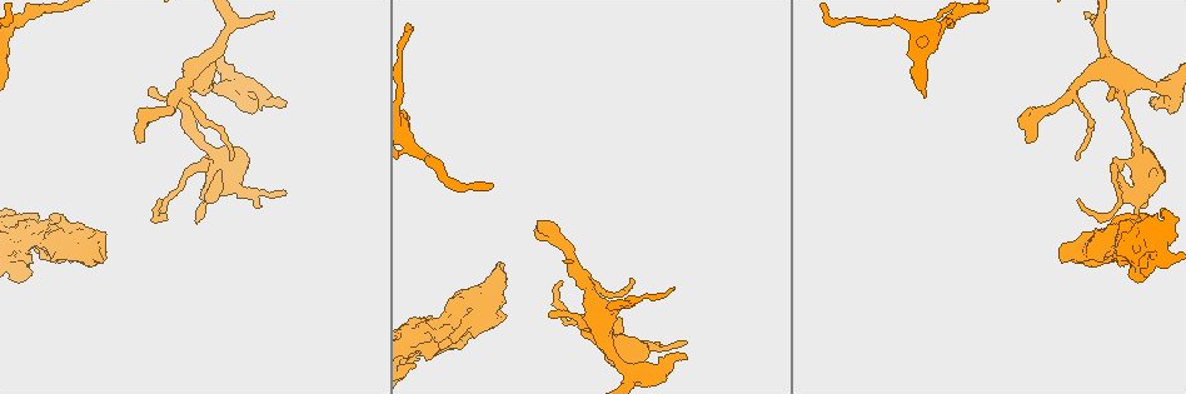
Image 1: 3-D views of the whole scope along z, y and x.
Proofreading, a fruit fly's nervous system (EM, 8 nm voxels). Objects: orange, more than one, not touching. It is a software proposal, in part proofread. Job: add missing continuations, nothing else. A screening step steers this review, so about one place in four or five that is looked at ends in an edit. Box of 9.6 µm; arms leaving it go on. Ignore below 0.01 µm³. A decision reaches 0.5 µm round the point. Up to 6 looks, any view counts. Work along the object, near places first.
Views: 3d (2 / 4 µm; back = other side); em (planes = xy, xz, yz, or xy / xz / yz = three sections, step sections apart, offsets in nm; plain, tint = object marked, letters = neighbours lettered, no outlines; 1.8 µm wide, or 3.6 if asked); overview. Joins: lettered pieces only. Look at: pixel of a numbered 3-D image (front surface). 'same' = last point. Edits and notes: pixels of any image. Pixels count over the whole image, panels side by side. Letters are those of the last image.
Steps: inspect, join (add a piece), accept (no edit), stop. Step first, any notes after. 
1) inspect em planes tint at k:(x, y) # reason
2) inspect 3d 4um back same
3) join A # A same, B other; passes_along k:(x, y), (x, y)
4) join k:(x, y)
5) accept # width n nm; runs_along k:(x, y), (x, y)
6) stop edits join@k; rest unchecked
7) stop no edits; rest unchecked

inspect 3d 2um at 1:(166, 216) # sharp bend

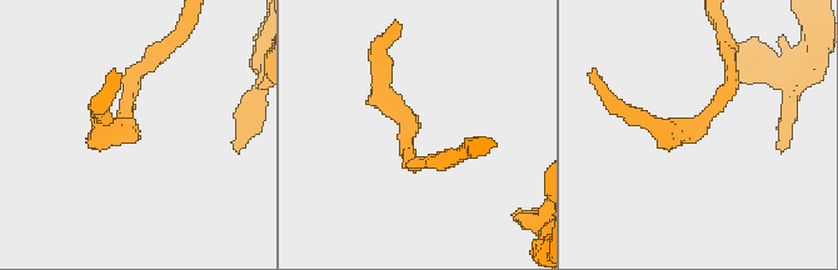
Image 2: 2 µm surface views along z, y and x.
inspect em yz step 8 tint at 2:(130, 128) # now the EM

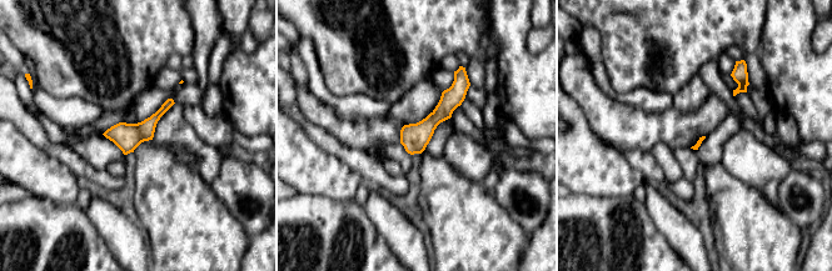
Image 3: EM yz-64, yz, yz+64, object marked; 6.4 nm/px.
inspect em planes letters same # cut it another way

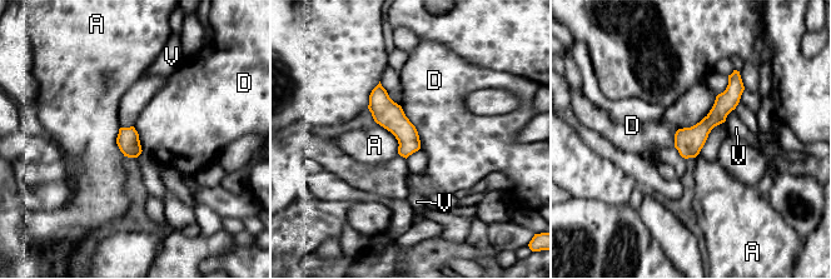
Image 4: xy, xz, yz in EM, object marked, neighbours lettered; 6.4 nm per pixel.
accept # A other, D other, V other; none of them fits

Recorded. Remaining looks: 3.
inspect em planes letters at 1:(100, 261) # free end

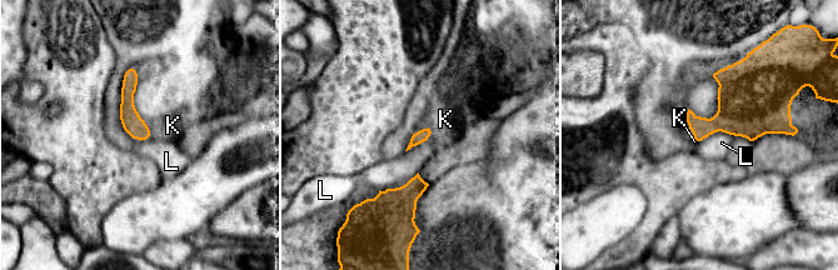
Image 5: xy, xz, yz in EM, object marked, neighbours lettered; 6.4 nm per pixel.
join K # K same, L other; passes_along 5:(420, 136), (430, 133), (445, 119); it goes on there

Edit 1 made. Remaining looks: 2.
inspect em planes letters at 1:(26, 264) # an open end

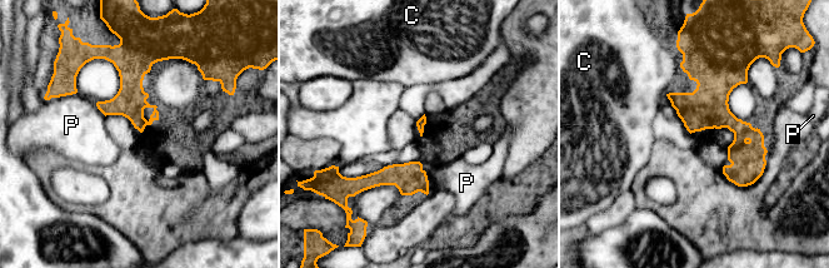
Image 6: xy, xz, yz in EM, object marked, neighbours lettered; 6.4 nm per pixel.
accept # C other, P other; runs_along 6:(693, 55), (747, 138), (748, 182); no lettered piece goes on from it

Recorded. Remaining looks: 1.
stop edits join@5; rest unchecked

